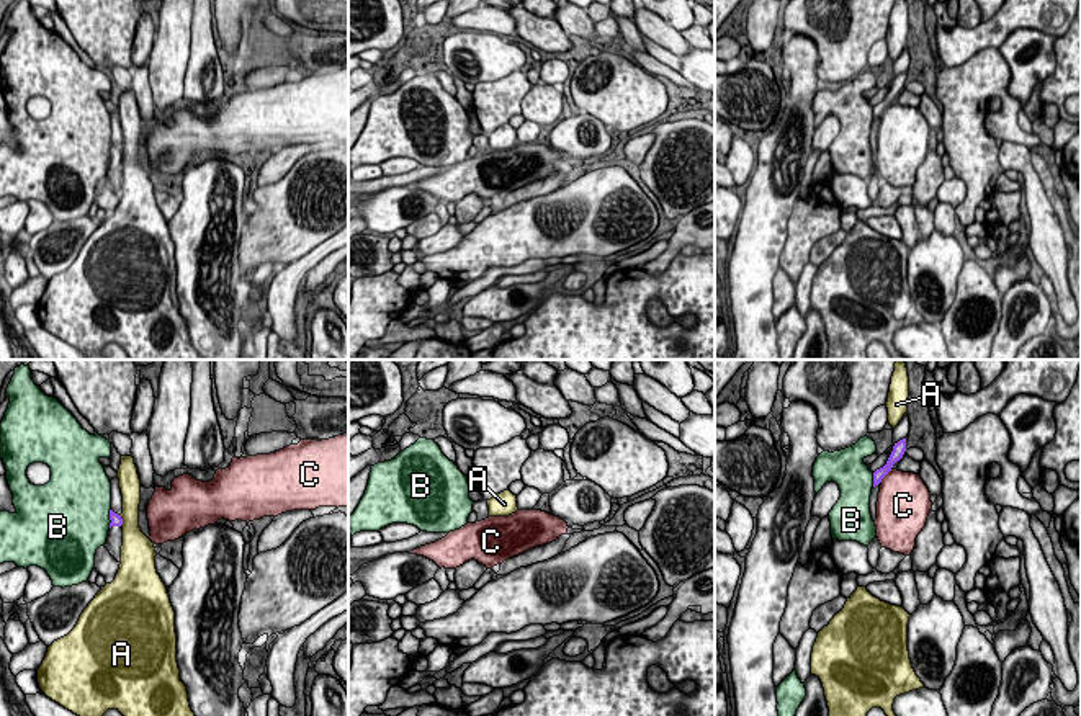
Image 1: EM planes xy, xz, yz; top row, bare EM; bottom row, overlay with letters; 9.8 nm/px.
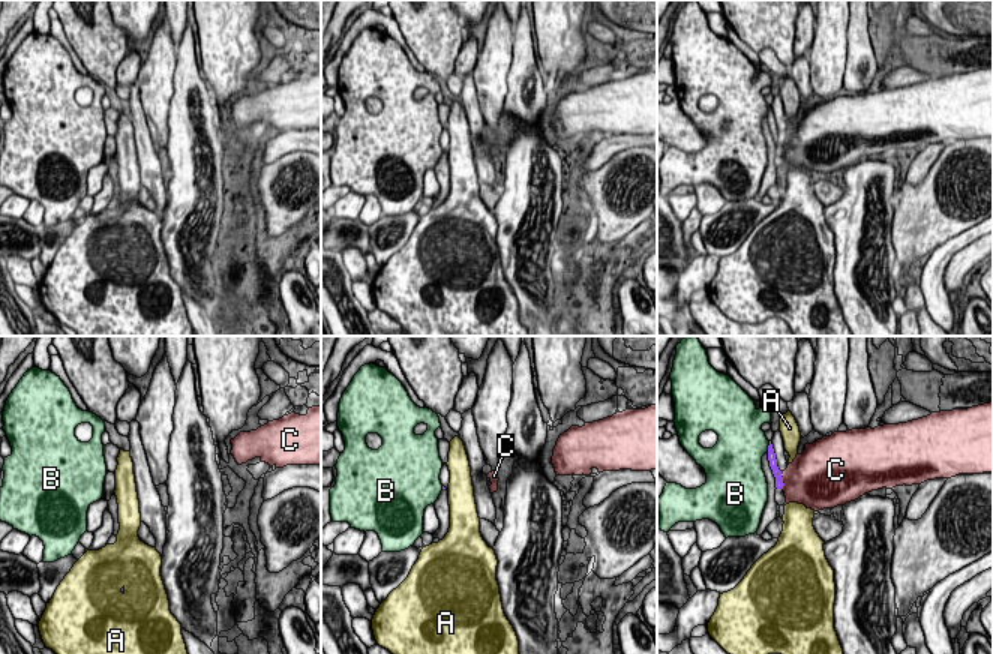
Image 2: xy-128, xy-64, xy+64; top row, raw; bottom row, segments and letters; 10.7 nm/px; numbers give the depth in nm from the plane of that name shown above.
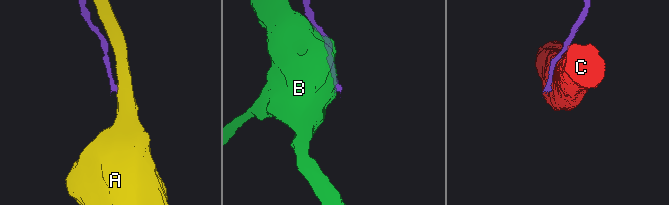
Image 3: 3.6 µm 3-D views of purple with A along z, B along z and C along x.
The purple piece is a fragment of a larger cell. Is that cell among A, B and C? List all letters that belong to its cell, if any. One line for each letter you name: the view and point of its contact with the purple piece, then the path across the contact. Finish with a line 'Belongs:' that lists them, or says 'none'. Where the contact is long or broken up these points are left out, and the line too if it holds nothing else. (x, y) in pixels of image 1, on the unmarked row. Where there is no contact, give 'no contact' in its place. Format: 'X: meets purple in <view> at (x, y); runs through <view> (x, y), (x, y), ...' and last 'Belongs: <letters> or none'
Belongs: none

